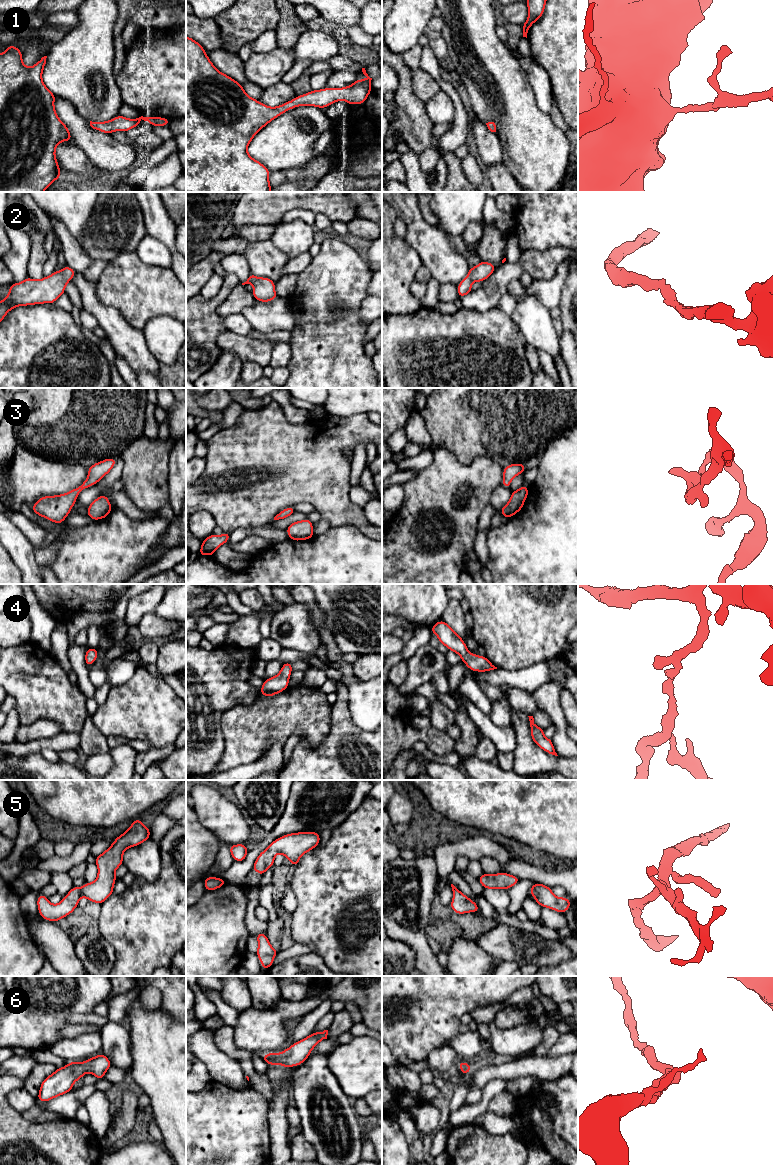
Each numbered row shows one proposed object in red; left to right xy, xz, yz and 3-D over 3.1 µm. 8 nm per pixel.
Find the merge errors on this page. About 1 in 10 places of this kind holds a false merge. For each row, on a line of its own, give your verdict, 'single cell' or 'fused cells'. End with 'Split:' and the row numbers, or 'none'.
1: single cell
2: single cell
3: single cell
4: single cell
5: single cell
6: single cell
Split: none

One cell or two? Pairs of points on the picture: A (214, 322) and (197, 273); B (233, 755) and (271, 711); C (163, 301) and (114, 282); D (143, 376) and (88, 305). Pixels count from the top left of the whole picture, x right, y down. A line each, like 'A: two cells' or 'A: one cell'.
A: two cells
B: one cell
C: one cell
D: two cells

